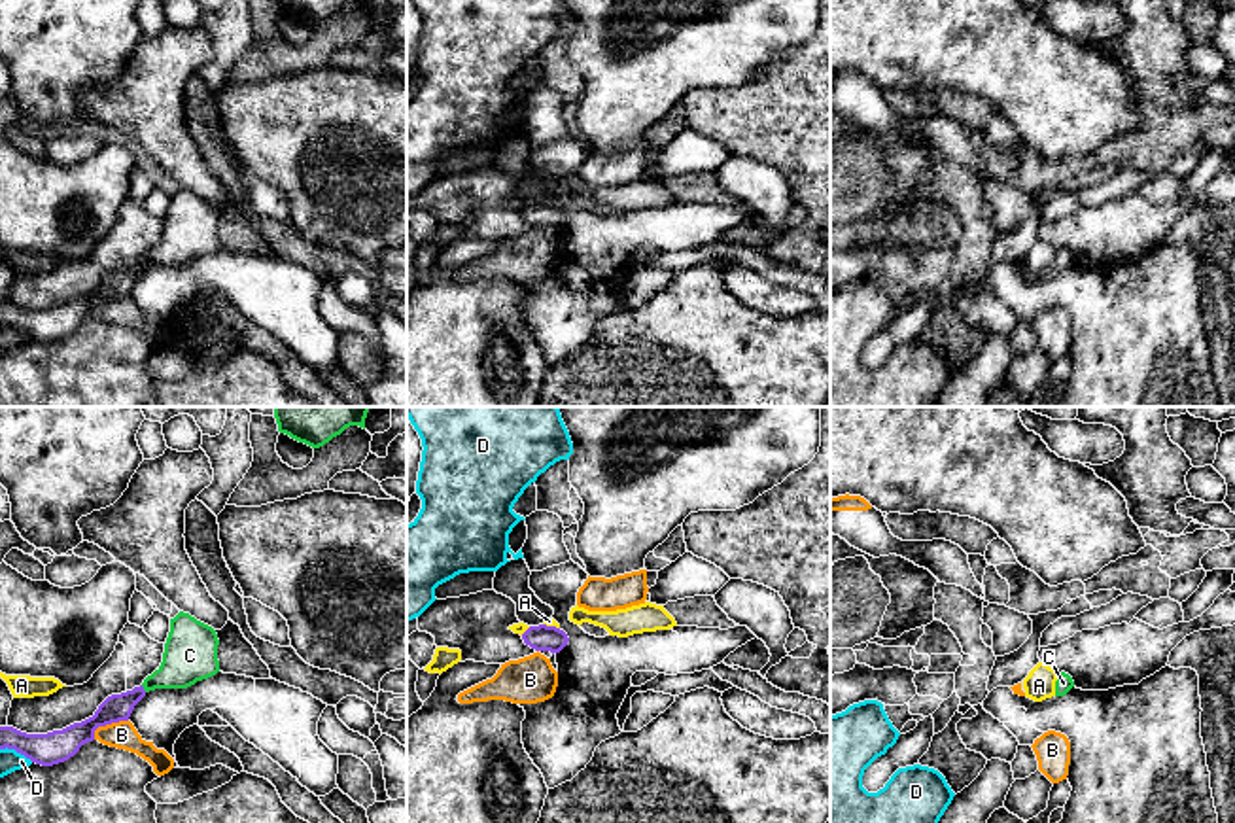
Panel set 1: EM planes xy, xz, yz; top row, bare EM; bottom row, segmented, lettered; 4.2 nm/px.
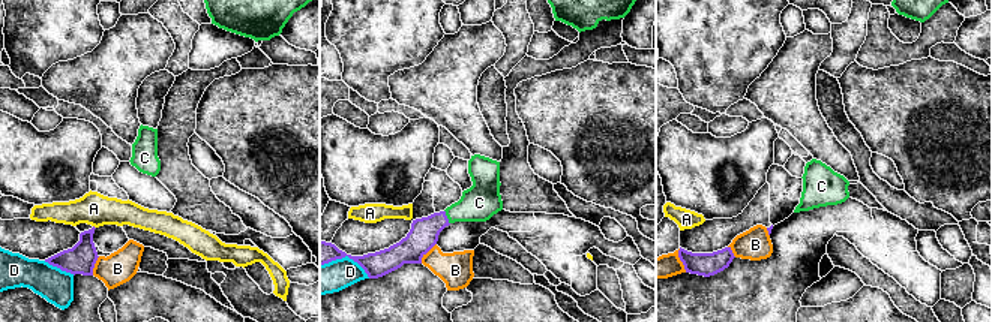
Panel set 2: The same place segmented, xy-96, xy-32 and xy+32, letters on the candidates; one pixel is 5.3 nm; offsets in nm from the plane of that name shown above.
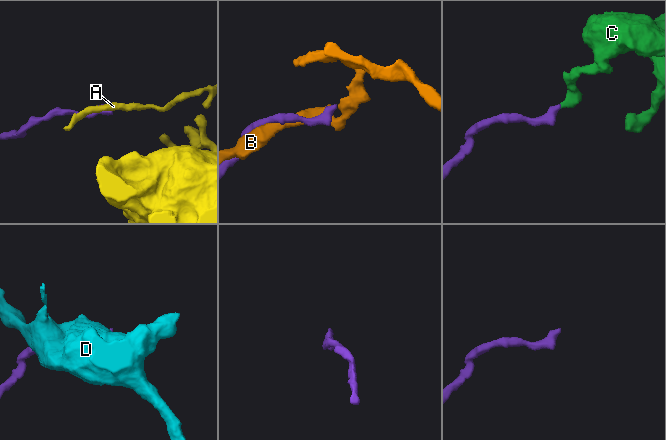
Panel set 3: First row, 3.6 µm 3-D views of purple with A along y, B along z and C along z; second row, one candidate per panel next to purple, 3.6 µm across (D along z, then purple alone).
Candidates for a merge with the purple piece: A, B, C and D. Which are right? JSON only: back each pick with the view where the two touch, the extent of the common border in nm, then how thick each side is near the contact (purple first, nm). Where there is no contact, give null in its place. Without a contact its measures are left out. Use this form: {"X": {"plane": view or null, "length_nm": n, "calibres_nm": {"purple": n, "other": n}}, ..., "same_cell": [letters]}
{"C": {"plane": "xy", "length_nm": 40, "calibres_nm": {"purple": 120, "other": 220}}, "same_cell": ["C"]}

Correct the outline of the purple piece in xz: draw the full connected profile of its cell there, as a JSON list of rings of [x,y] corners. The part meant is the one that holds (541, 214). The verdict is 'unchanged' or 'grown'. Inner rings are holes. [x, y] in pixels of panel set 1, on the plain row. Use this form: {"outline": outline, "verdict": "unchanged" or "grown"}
{"outline": [[[539,201],[539,202],[530,202],[524,210],[522,216],[526,221],[530,221],[535,227],[550,227],[560,229],[569,214],[564,206],[556,204],[556,202],[547,202],[547,201]]], "verdict": "unchanged"}

